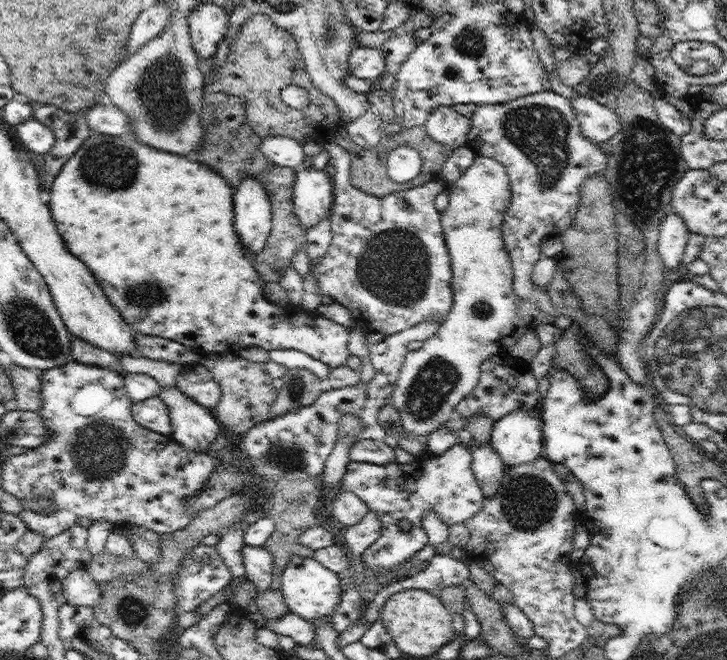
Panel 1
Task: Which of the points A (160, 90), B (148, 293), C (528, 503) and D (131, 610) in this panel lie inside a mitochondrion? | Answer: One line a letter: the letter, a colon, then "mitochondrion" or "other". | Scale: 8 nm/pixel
A: mitochondrion
B: mitochondrion
C: mitochondrion
D: mitochondrion

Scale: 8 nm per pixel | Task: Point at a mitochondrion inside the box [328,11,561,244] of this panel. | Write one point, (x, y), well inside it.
(470, 40)

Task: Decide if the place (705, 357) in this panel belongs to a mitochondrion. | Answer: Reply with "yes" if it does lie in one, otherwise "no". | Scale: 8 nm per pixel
yes

